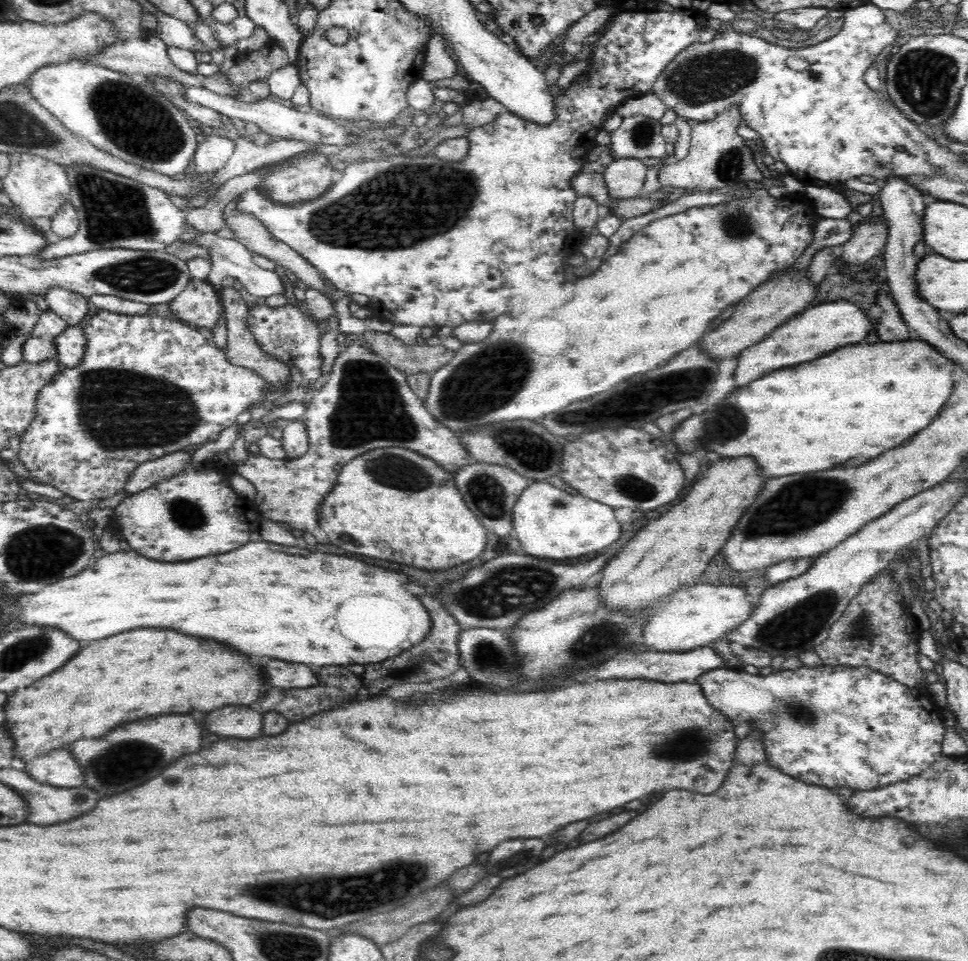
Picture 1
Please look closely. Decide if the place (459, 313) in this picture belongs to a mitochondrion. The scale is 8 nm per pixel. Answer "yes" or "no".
no

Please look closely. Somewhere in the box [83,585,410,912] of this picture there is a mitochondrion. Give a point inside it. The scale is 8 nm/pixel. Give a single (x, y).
(125, 762)

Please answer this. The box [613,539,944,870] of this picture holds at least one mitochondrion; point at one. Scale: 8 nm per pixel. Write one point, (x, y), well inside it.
(796, 626)

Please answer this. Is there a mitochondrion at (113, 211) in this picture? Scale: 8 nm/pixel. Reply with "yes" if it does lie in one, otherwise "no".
yes

